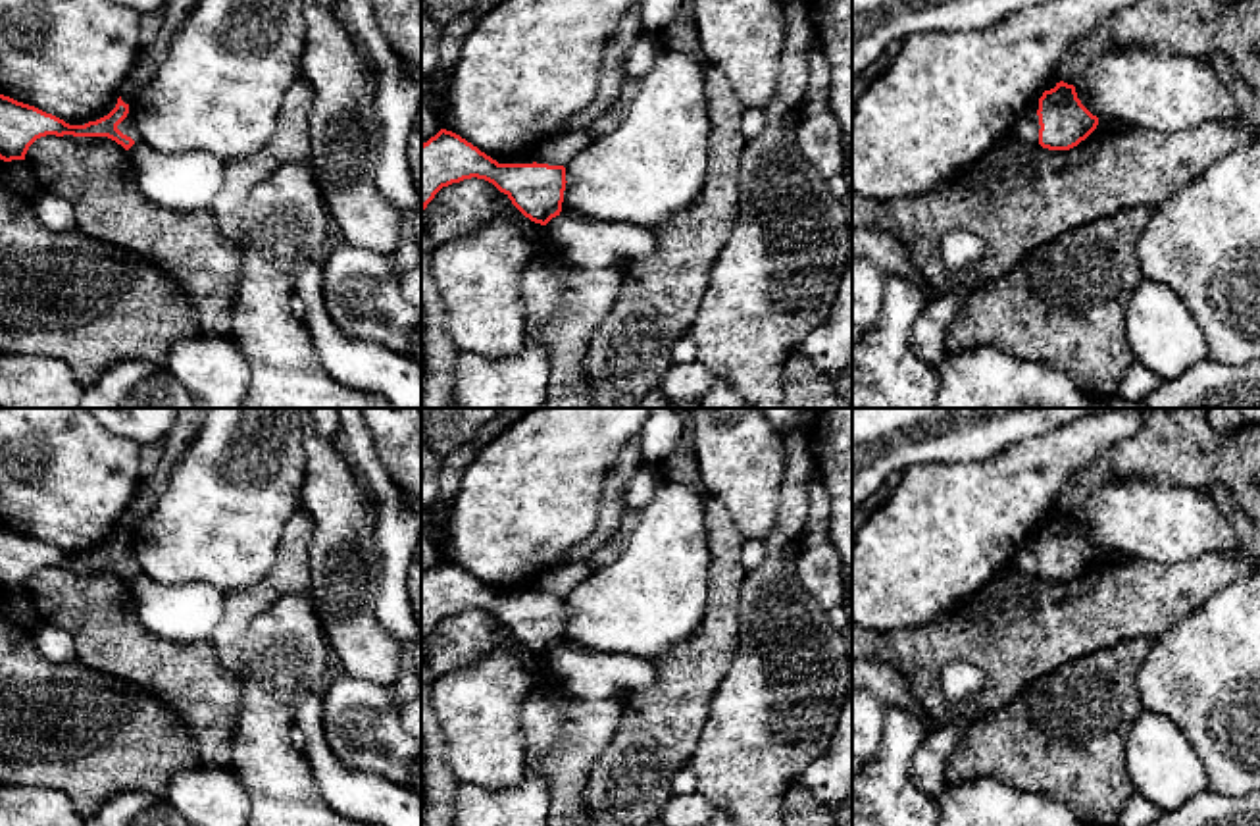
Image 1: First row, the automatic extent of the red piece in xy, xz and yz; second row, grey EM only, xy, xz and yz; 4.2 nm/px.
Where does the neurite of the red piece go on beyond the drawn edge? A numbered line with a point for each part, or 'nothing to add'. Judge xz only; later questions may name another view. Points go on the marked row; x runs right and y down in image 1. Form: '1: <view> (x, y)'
1: xz (558, 151)

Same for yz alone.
1: yz (1028, 126)

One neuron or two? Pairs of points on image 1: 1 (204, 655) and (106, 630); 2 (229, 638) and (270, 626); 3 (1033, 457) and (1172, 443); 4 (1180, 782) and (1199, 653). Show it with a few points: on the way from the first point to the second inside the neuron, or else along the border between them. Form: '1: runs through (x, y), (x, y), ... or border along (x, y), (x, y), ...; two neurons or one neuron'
1: runs through (179, 657), (139, 657), (131, 653); one neuron
2: border along (276, 601), (254, 617), (241, 640); two neurons
3: border along (1139, 428), (1070, 476); two neurons
4: border along (1151, 711), (1180, 730), (1201, 761), (1207, 780); two neurons

